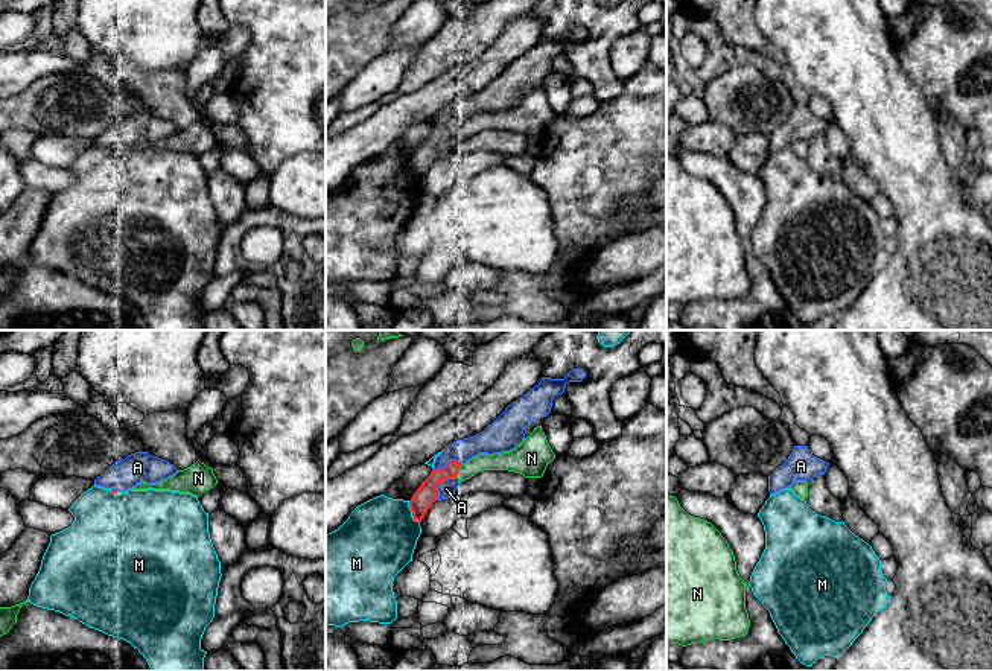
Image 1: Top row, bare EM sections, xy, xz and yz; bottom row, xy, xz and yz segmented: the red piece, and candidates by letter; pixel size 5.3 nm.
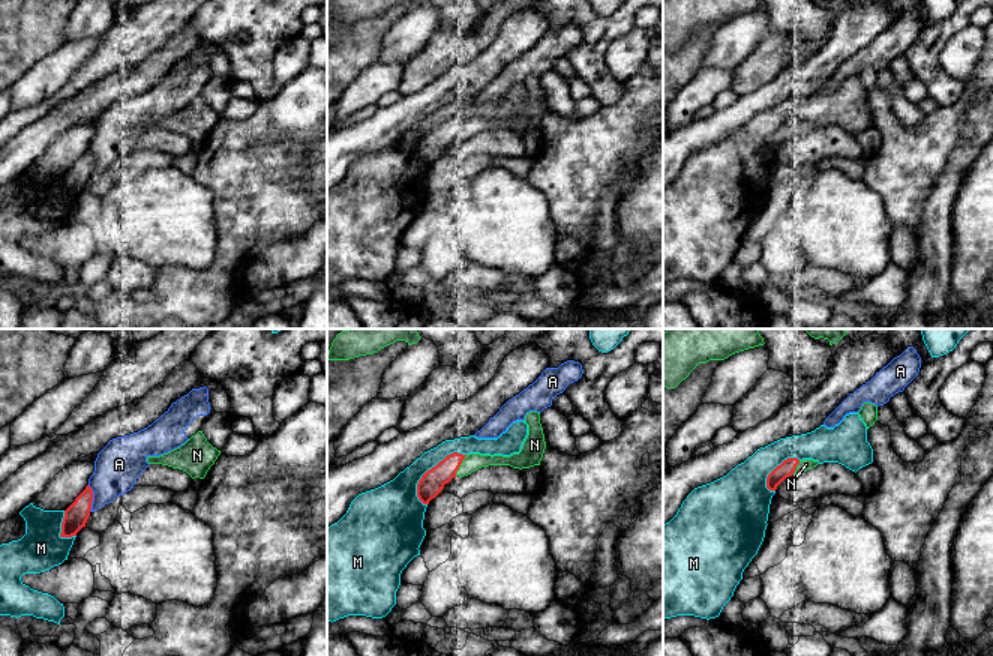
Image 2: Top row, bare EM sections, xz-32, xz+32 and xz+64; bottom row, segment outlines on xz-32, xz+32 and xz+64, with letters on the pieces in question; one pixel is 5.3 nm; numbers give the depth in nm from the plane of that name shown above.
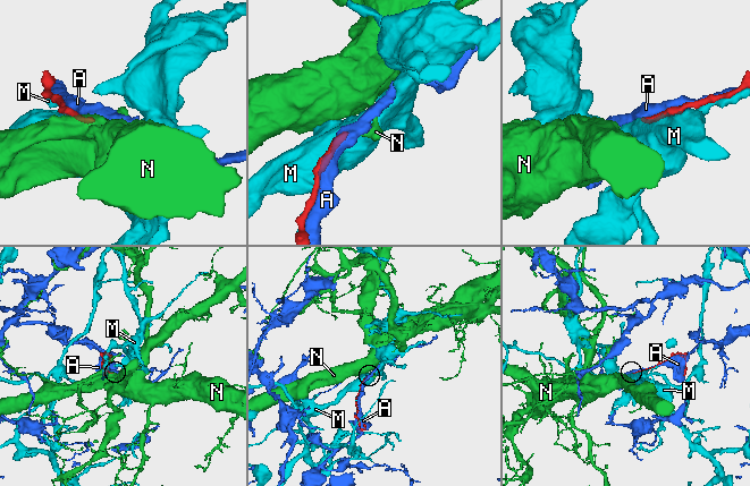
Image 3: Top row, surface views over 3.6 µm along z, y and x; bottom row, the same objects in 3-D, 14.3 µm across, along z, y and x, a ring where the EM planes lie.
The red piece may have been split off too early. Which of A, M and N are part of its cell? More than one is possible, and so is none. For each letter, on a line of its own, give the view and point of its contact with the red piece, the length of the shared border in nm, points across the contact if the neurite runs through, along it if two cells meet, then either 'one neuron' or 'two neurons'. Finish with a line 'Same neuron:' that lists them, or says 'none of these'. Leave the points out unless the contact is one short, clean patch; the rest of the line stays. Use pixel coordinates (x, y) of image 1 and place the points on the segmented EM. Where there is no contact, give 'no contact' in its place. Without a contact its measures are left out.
A: meets red in xz at (438, 483); contact 170 nm long; two neurons
M: meets red in xz at (411, 510); contact 130 nm long; two neurons
N: meets red in xz at (458, 469); contact 80 nm long; one neuron
Same neuron: N

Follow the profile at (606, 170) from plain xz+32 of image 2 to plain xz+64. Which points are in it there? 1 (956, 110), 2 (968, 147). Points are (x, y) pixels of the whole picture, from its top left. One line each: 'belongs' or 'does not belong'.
1: belongs
2: does not belong

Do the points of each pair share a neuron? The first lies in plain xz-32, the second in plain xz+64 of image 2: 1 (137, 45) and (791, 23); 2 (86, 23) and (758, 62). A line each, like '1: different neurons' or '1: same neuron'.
1: different neurons
2: different neurons

